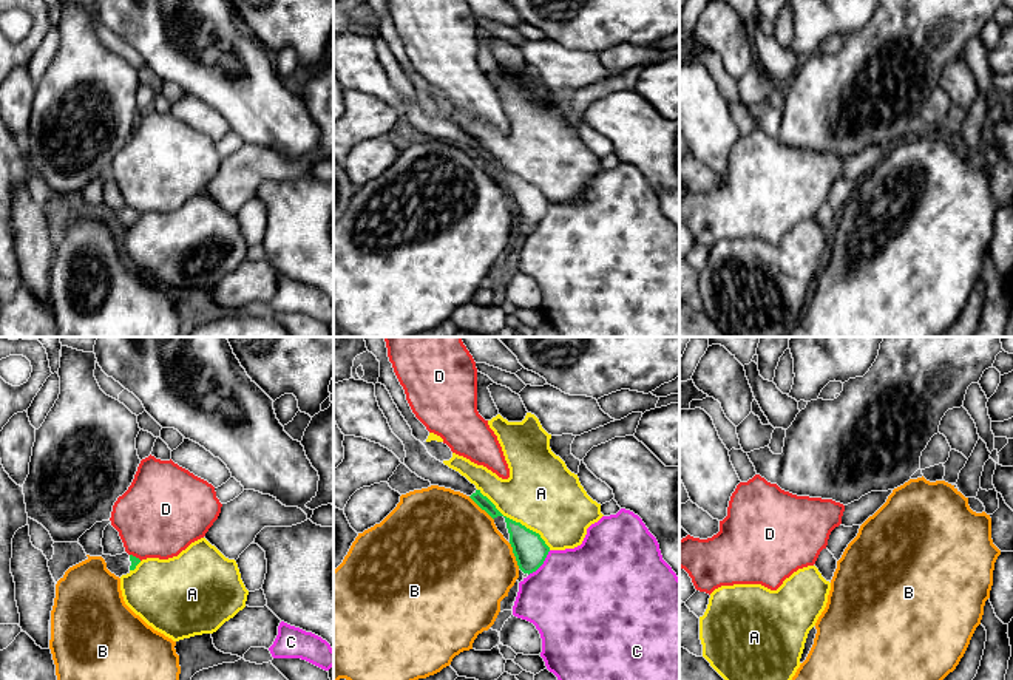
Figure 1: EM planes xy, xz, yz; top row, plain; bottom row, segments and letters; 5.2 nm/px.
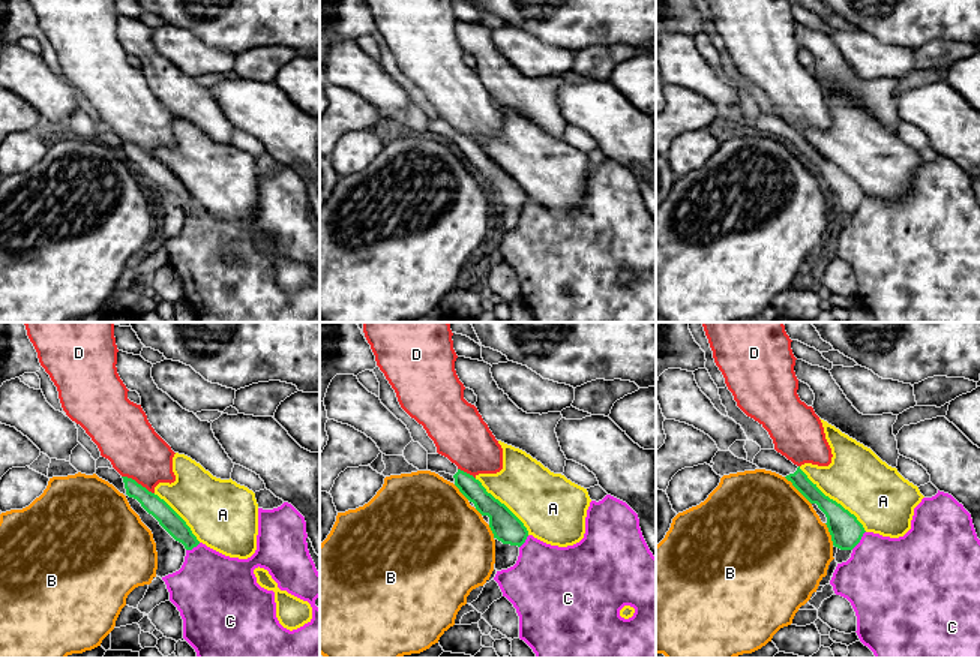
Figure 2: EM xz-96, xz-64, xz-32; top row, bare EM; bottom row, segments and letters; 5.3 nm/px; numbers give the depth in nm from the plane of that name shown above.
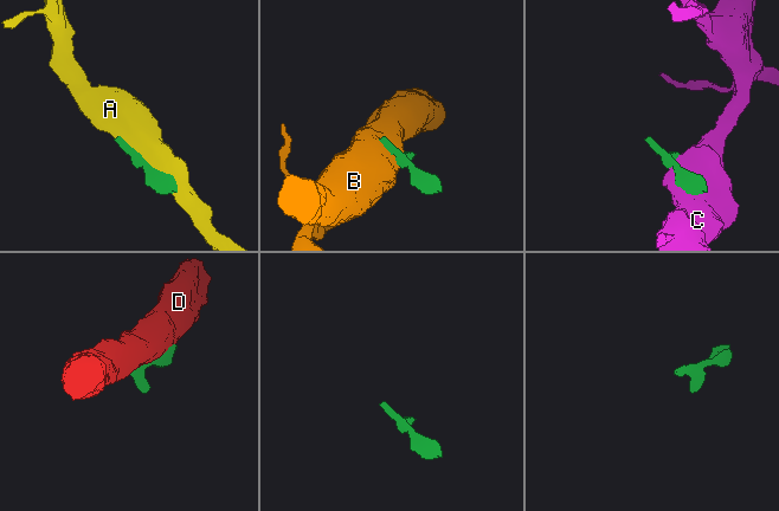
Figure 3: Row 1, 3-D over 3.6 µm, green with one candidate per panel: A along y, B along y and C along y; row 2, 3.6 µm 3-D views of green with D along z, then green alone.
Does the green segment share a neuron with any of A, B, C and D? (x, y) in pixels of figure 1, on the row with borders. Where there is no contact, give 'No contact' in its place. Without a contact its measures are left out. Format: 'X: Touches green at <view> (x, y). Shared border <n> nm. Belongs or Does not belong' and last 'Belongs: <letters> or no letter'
A: Touches green at xz (514, 521). Shared border 500 nm. Does not belong
B: Touches green at xz (514, 555). Shared border 150 nm. Does not belong
C: Touches green at xz (541, 564). Shared border 180 nm. Does not belong
D: Touches green at xy (135, 557). Shared border 70 nm. Does not belong
Belongs: no letter

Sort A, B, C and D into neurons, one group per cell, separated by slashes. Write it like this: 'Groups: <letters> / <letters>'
Groups: A / B / C / D

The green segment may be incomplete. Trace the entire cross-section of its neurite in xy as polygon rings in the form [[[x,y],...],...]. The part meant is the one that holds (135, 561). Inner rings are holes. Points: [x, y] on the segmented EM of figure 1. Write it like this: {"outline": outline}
{"outline": [[[122,553],[122,555],[102,555],[102,558],[107,563],[107,569],[114,573],[116,576],[122,576],[130,573],[131,570],[136,569],[136,566],[141,563],[139,558],[128,555],[128,553]]]}

